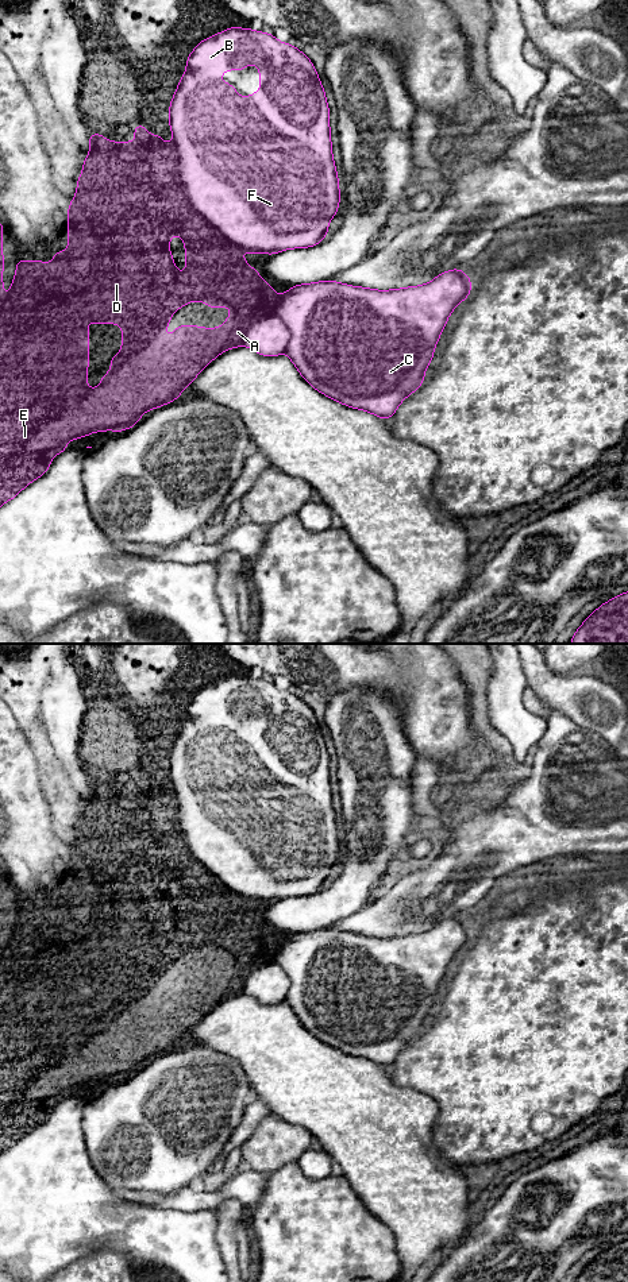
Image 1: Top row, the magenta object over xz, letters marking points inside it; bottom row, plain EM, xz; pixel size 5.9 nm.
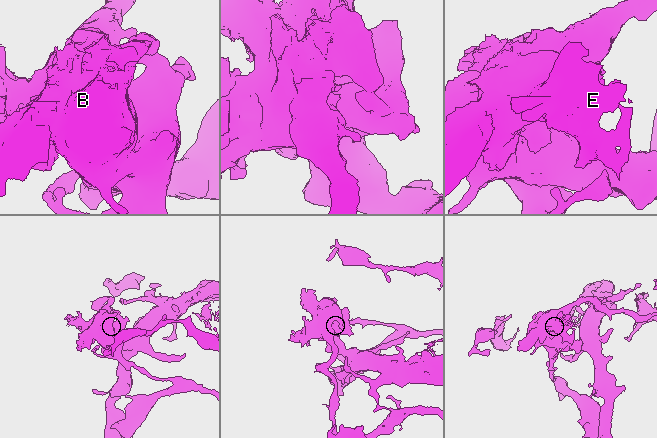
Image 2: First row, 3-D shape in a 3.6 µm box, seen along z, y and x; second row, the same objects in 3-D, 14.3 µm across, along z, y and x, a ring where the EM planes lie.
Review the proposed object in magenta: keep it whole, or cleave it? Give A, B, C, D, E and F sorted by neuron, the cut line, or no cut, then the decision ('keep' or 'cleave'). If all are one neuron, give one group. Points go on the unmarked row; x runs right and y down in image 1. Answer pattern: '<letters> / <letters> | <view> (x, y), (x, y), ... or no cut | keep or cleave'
A B D E F / C | xz (280, 943), (274, 961), (289, 979), (286, 999) | cleave

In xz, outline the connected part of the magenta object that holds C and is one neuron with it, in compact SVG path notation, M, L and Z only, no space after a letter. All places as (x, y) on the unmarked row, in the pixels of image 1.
M454 916L429 931L392 938L319 928L292 934L274 962L290 978L286 1003L319 1040L354 1057L388 1067L424 1027L448 964L465 949L471 927Z

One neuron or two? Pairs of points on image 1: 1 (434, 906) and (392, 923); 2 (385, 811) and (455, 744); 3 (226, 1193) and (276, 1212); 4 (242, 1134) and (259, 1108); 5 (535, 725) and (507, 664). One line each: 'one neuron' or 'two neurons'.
1: one neuron
2: two neurons
3: two neurons
4: one neuron
5: one neuron

